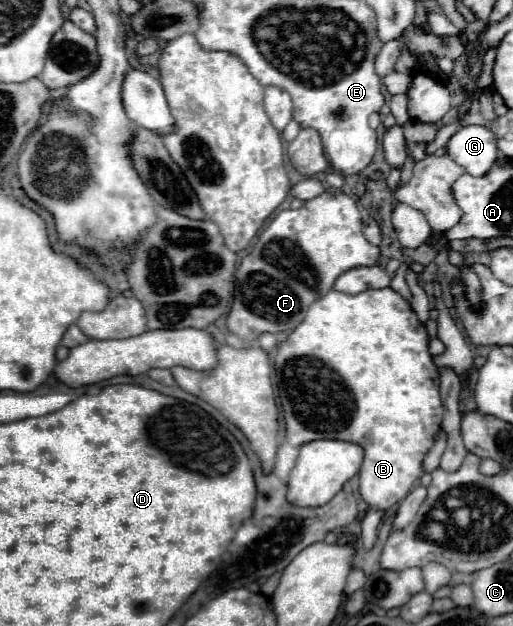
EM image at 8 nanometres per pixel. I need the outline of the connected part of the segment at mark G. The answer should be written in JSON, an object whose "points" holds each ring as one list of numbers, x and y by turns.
{"points":[[463,126,451,136,447,154,473,176,483,176,497,160,497,140,487,126]]}

